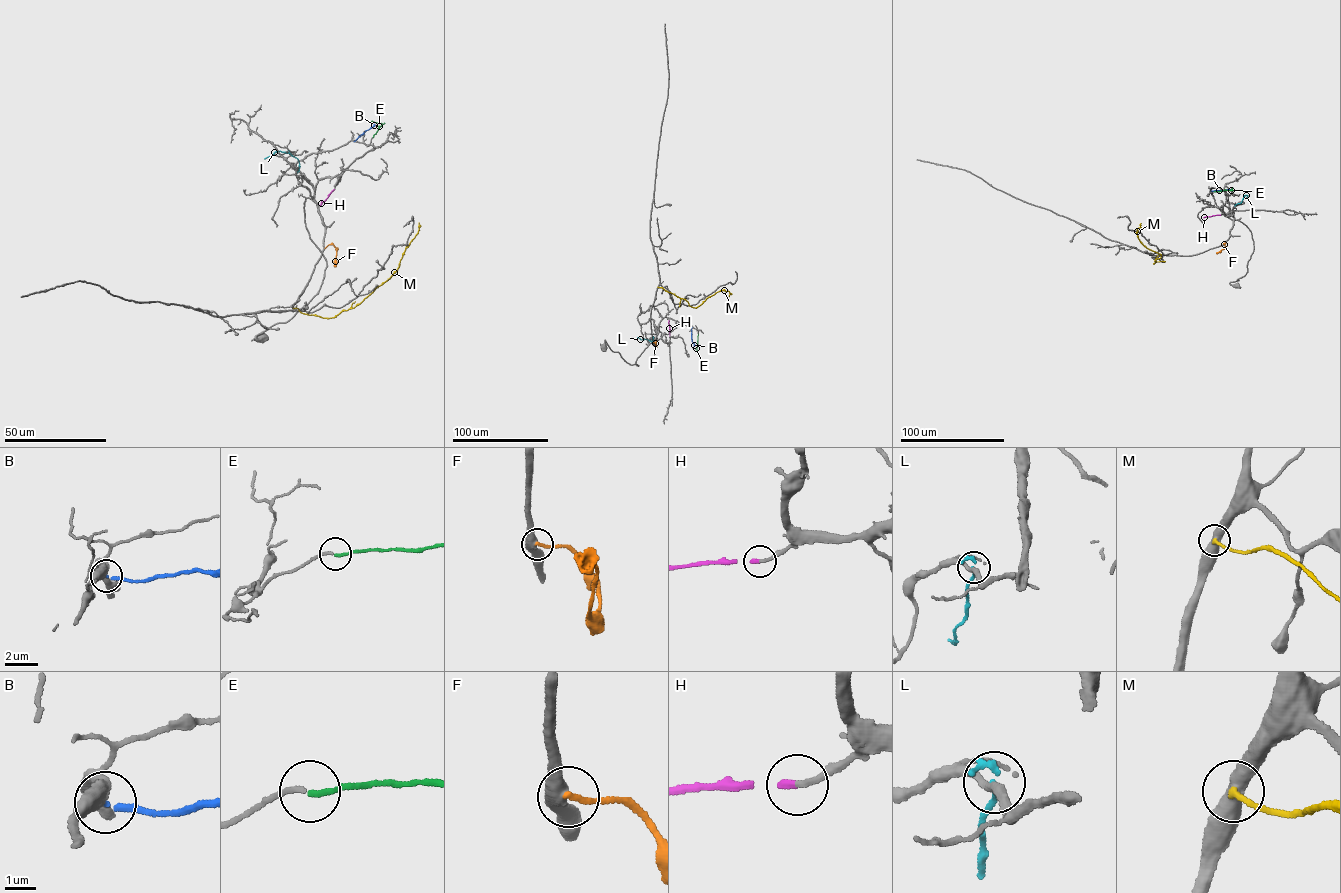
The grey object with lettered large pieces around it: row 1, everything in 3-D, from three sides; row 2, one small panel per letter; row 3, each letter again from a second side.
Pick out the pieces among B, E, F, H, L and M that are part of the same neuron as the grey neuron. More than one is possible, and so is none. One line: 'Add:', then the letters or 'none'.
Add: E, H

